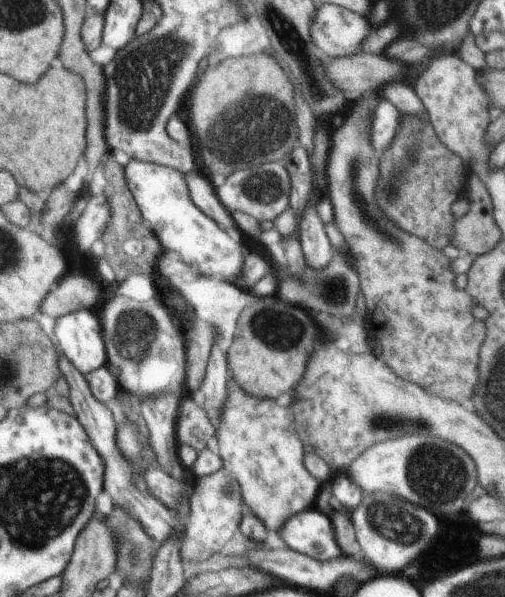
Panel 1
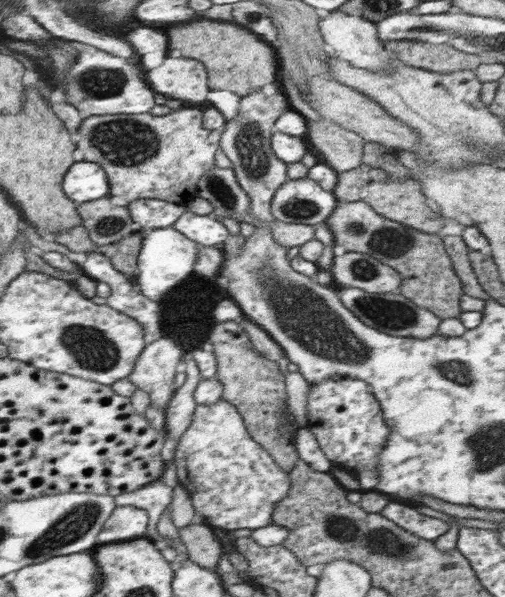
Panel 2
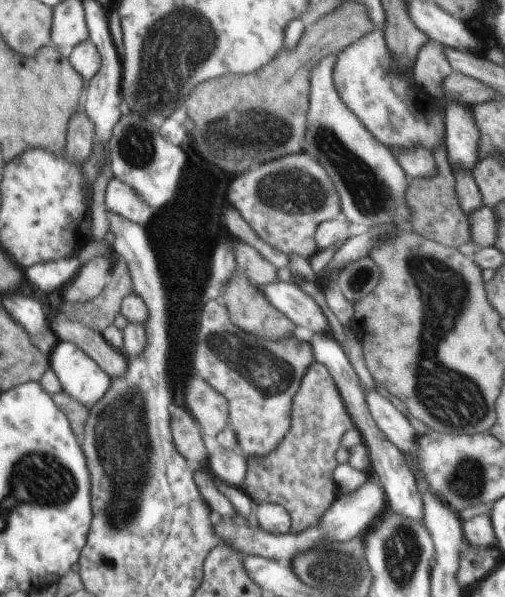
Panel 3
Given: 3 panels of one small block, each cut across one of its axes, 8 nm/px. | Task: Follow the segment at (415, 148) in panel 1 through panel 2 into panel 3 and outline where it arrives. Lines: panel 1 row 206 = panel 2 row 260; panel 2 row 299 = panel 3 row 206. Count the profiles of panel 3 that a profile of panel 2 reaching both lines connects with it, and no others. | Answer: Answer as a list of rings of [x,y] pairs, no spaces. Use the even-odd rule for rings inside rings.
[[[446,145],[438,148],[438,154],[442,156],[442,164],[438,162],[438,174],[434,178],[428,177],[428,180],[409,179],[408,183],[408,206],[415,211],[415,217],[410,218],[408,227],[416,234],[422,234],[434,242],[444,246],[468,246],[472,242],[472,221],[474,218],[468,218],[466,212],[462,212],[458,202],[456,192],[456,178],[450,160],[446,158]]]

